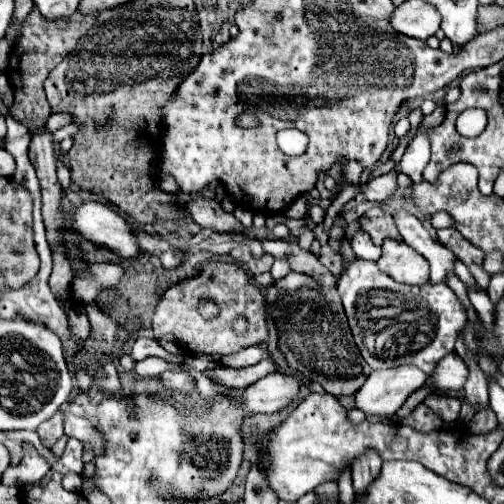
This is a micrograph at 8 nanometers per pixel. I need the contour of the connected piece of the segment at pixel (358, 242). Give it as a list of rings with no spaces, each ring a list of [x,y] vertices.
[[[357,230],[357,234],[353,236],[351,240],[351,246],[353,246],[353,252],[357,258],[363,258],[363,260],[377,260],[381,256],[381,248],[375,246],[369,238],[369,234],[365,234],[363,230]]]

